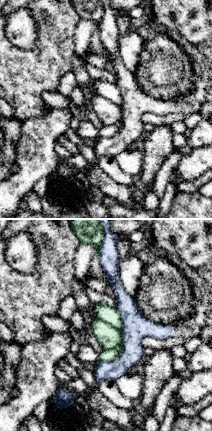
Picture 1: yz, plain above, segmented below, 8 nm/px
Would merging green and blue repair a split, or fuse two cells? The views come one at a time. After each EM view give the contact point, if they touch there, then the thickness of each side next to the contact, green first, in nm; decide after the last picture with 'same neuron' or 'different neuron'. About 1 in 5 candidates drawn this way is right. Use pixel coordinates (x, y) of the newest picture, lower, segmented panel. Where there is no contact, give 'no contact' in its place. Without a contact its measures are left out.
contact (123, 342); calibres 240 and 220 nm

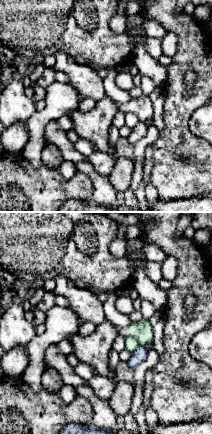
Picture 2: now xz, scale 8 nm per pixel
contact (137, 347); calibres 190 and 120 nm

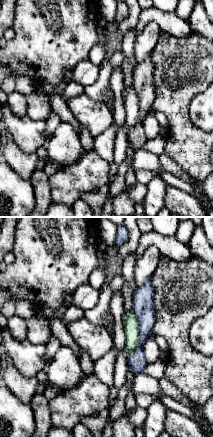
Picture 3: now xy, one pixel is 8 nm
contact (138, 333); calibres 130 and 160 nm

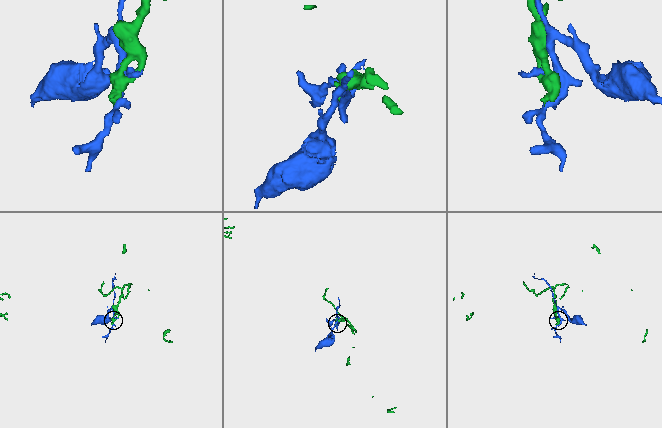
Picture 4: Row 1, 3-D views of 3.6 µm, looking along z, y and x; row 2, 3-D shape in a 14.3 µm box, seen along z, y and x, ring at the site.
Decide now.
different neuron

